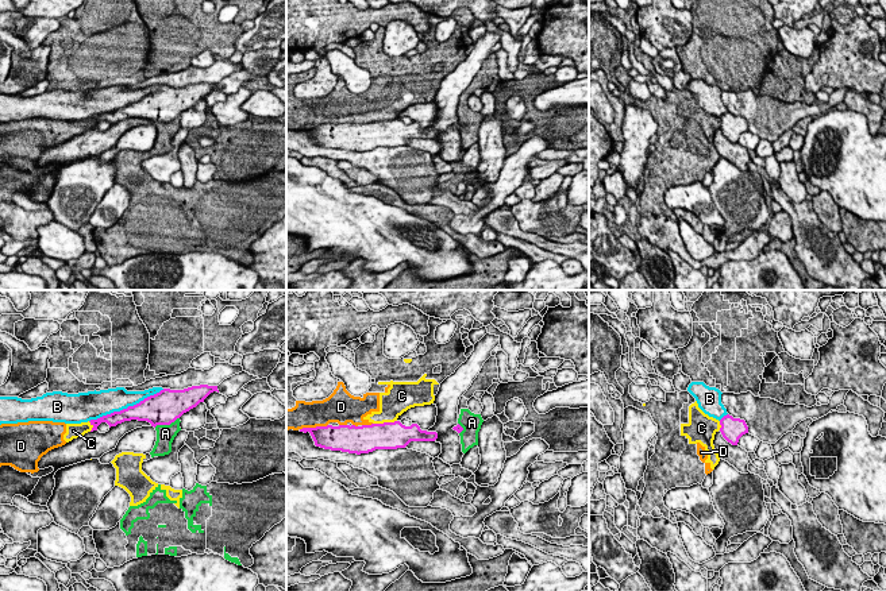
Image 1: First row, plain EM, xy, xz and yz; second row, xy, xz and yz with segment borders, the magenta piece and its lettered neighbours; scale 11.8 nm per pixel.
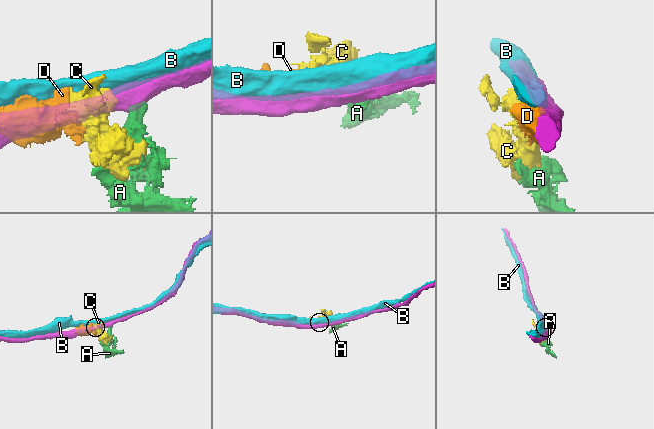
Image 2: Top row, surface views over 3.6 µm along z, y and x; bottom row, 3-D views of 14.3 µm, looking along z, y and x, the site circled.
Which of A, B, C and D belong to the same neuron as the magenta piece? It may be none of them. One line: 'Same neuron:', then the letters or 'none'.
Same neuron: none

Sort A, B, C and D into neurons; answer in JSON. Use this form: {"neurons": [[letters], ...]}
{"neurons": [["A", "C", "D"], ["B"]]}

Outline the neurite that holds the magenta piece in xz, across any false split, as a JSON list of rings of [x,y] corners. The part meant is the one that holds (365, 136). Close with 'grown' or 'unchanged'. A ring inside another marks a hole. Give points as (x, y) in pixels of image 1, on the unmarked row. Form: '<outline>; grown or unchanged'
[[[400,119],[371,121],[371,123],[339,123],[303,125],[300,130],[309,130],[315,143],[348,151],[369,151],[375,147],[405,146],[411,139],[435,139],[436,130],[421,128],[417,121],[411,124]]]; unchanged

